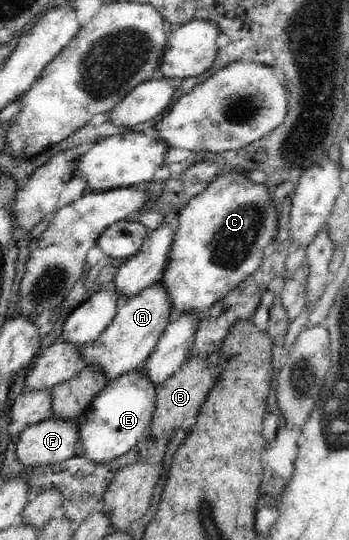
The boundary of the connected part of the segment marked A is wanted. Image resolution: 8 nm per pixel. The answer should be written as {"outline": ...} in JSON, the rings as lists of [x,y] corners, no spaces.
{"outline":[[[163,278],[155,280],[136,295],[119,301],[117,313],[105,331],[94,342],[82,344],[83,365],[99,364],[107,380],[142,367],[173,318],[172,311],[173,300]]]}

